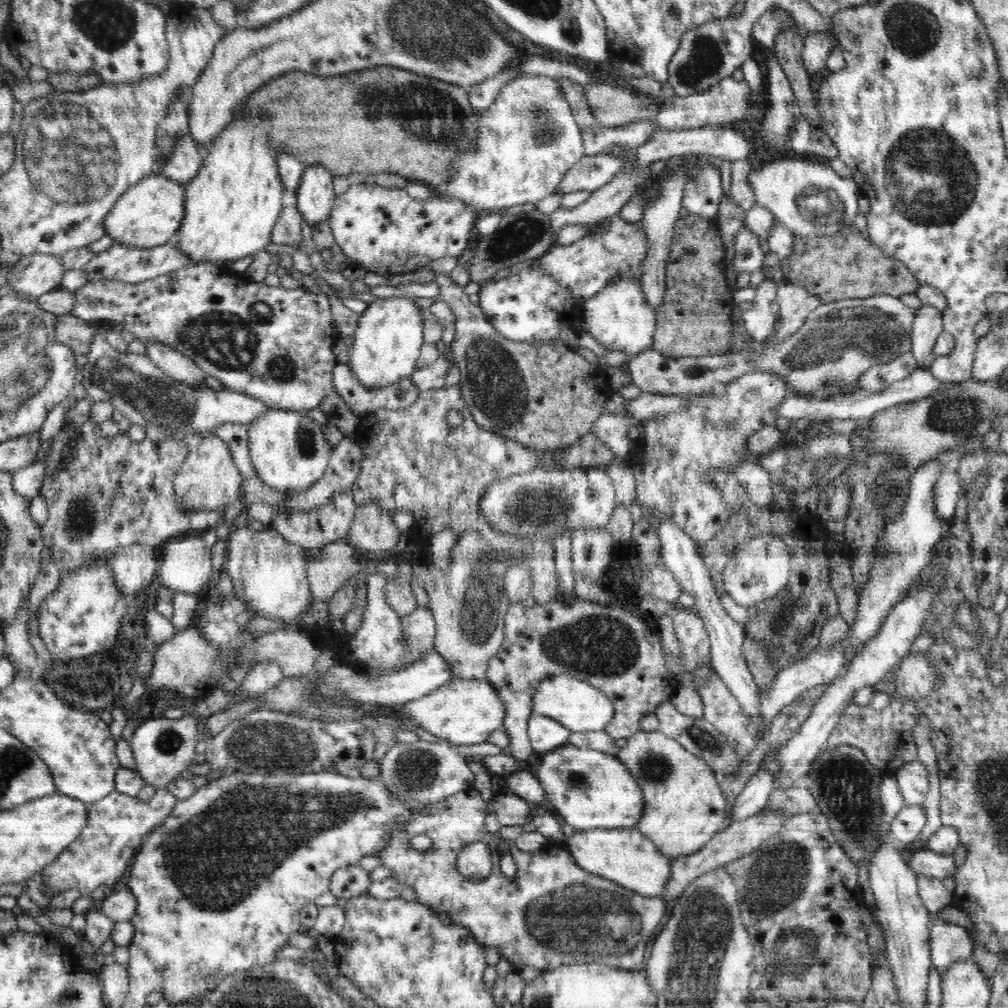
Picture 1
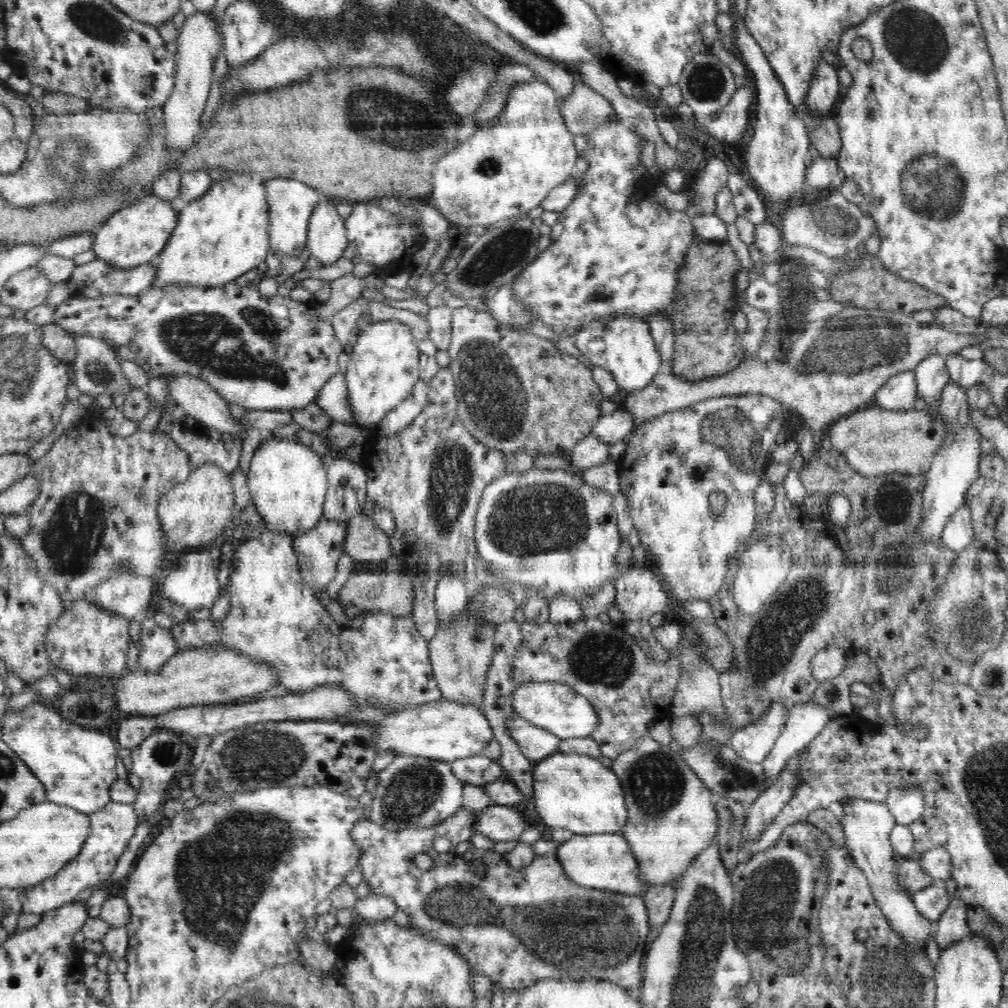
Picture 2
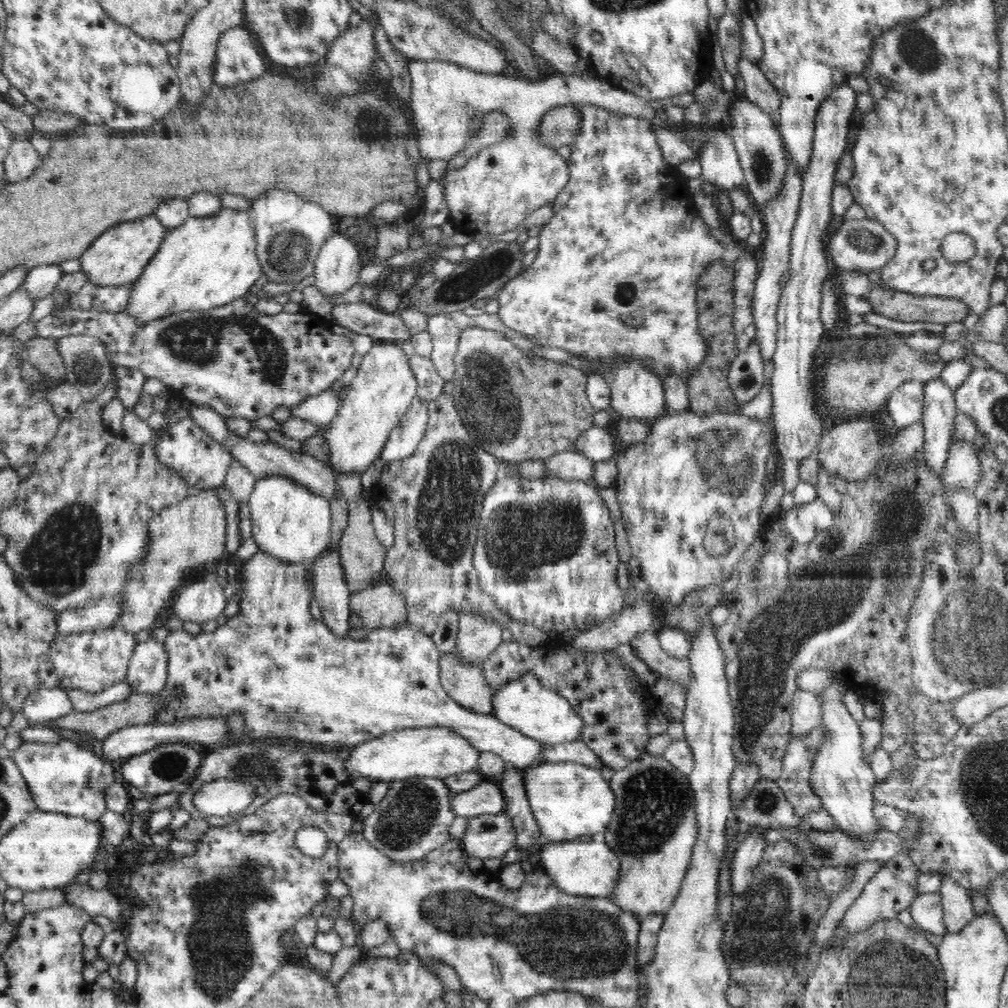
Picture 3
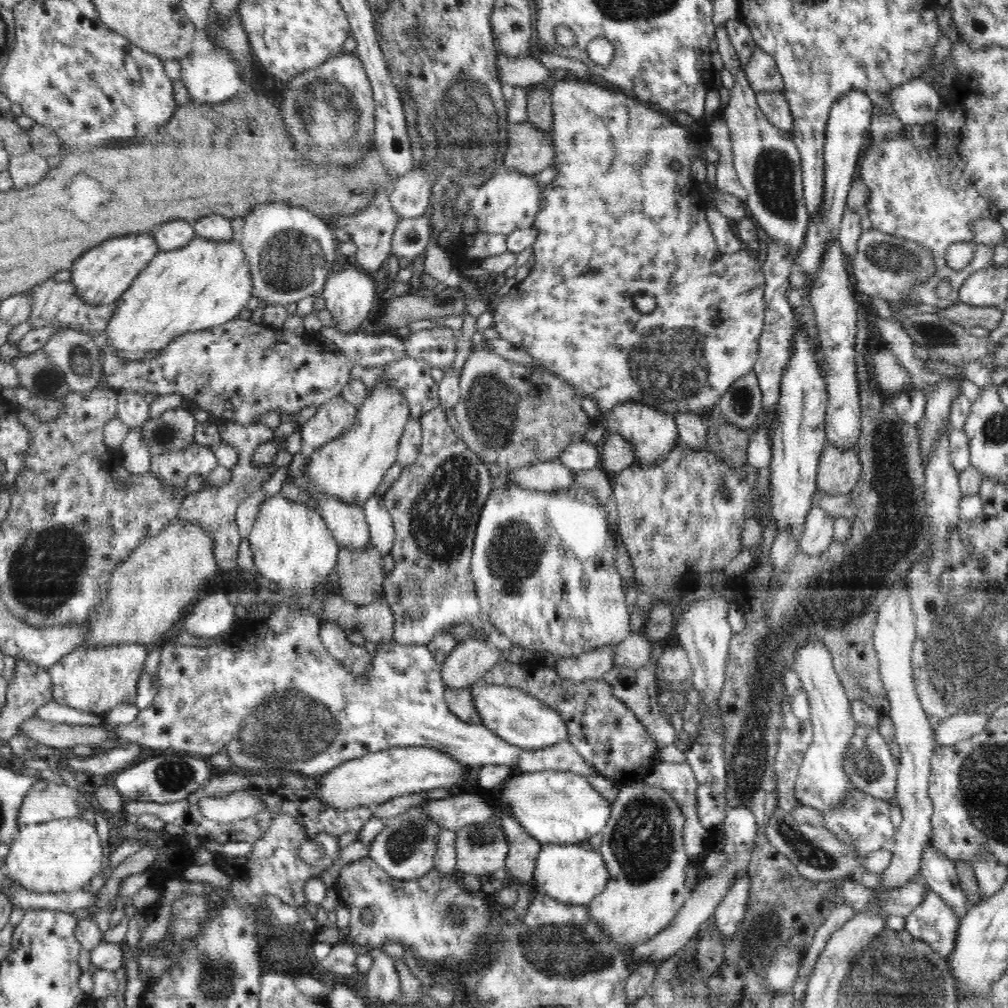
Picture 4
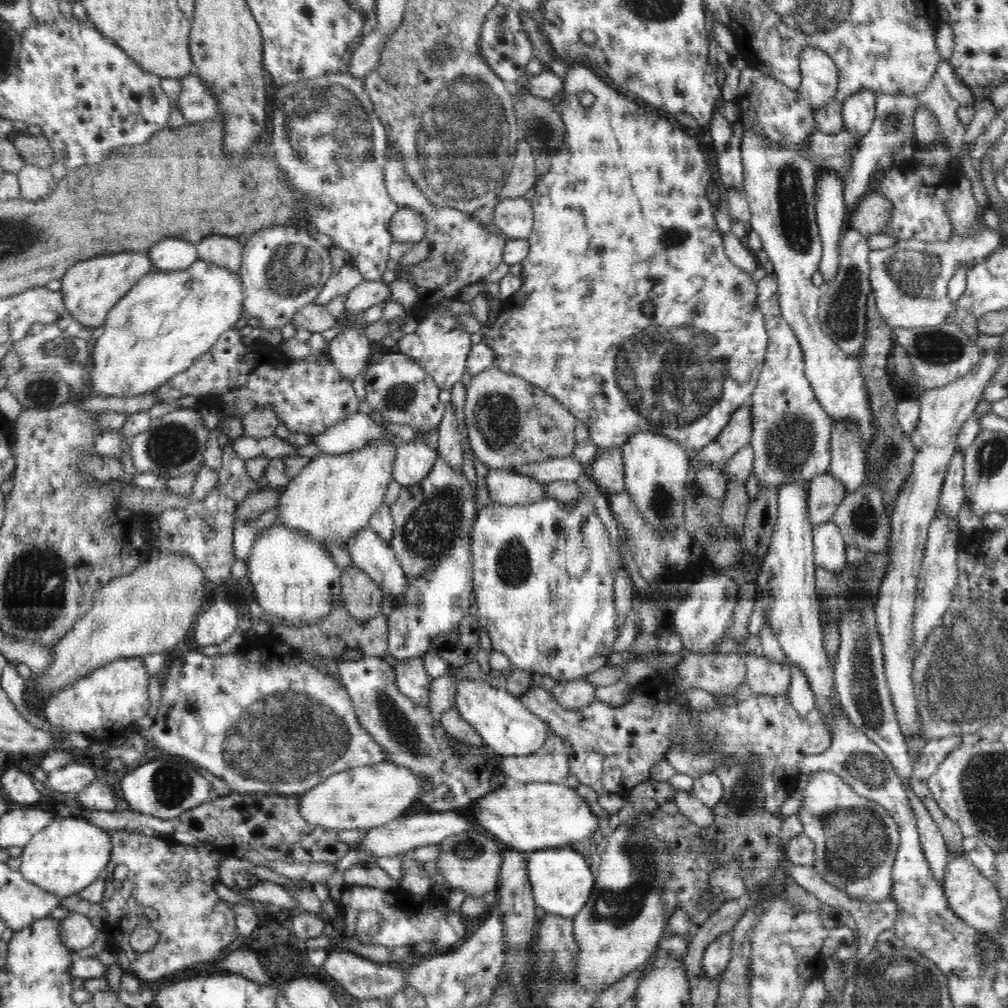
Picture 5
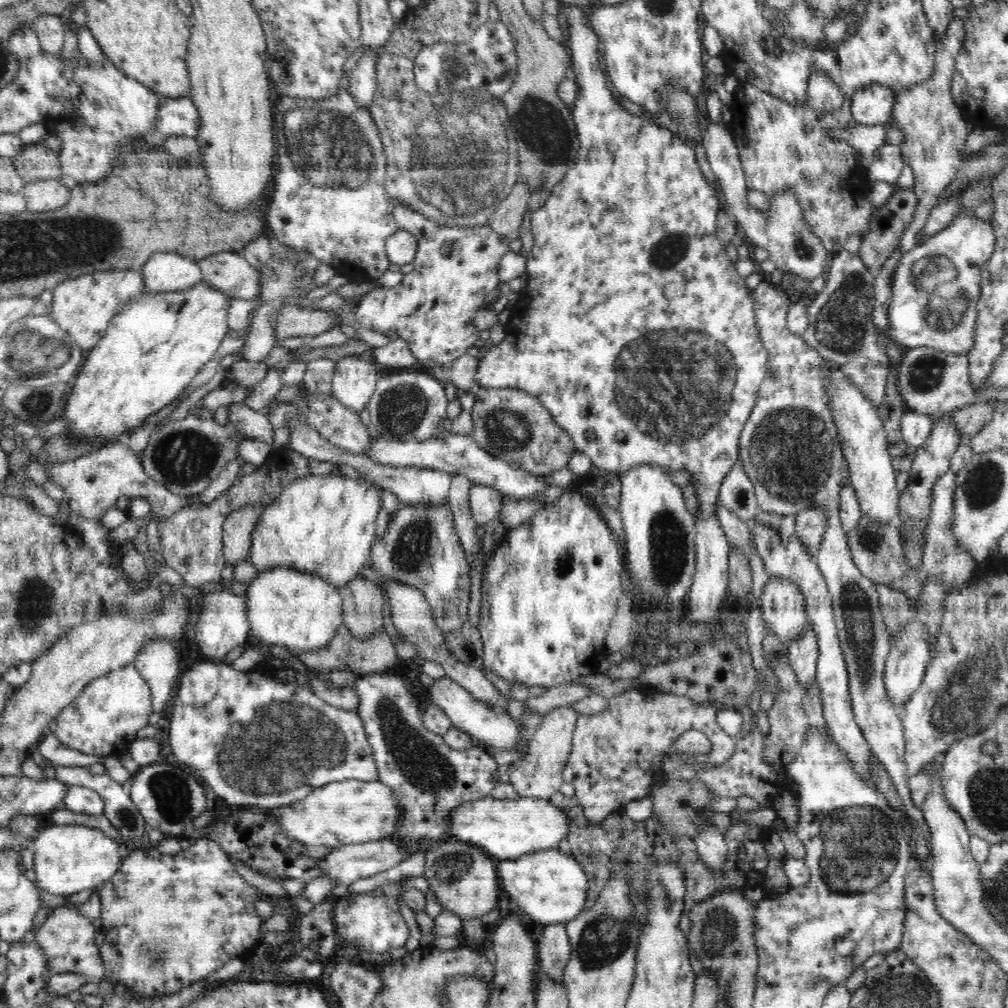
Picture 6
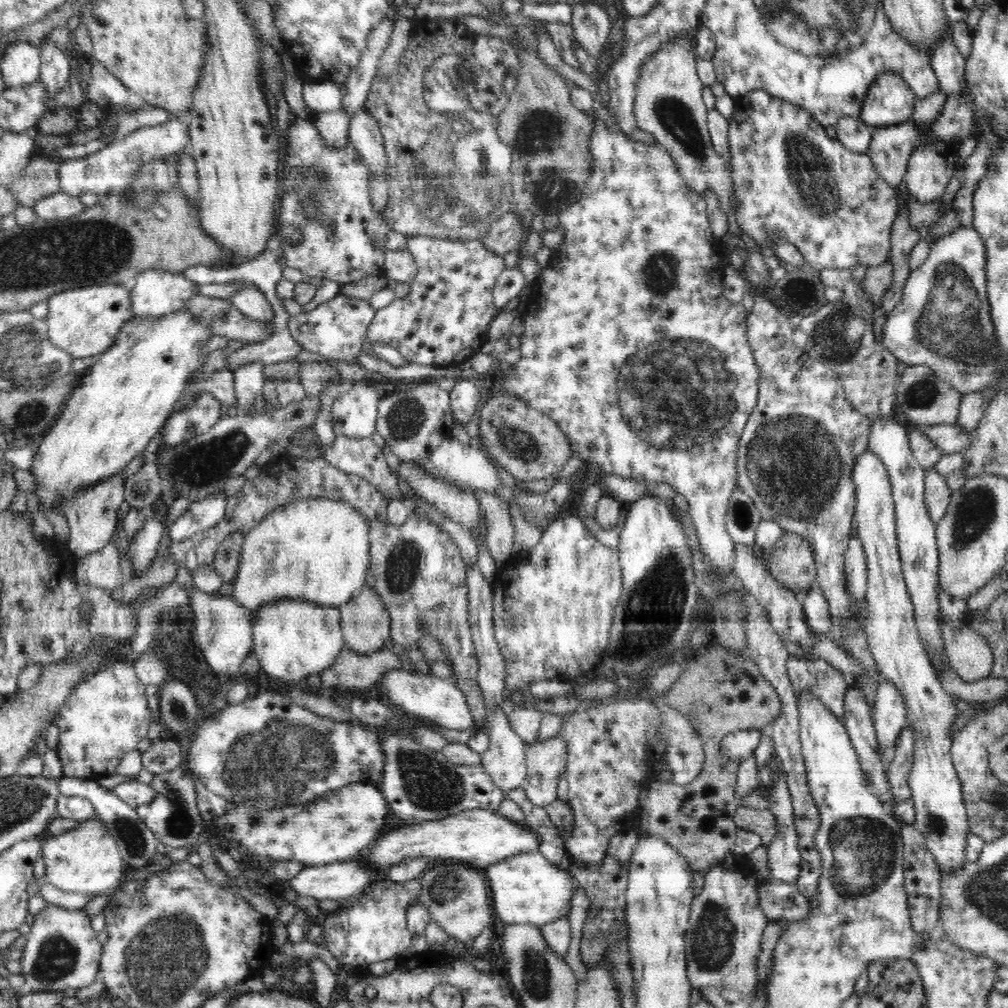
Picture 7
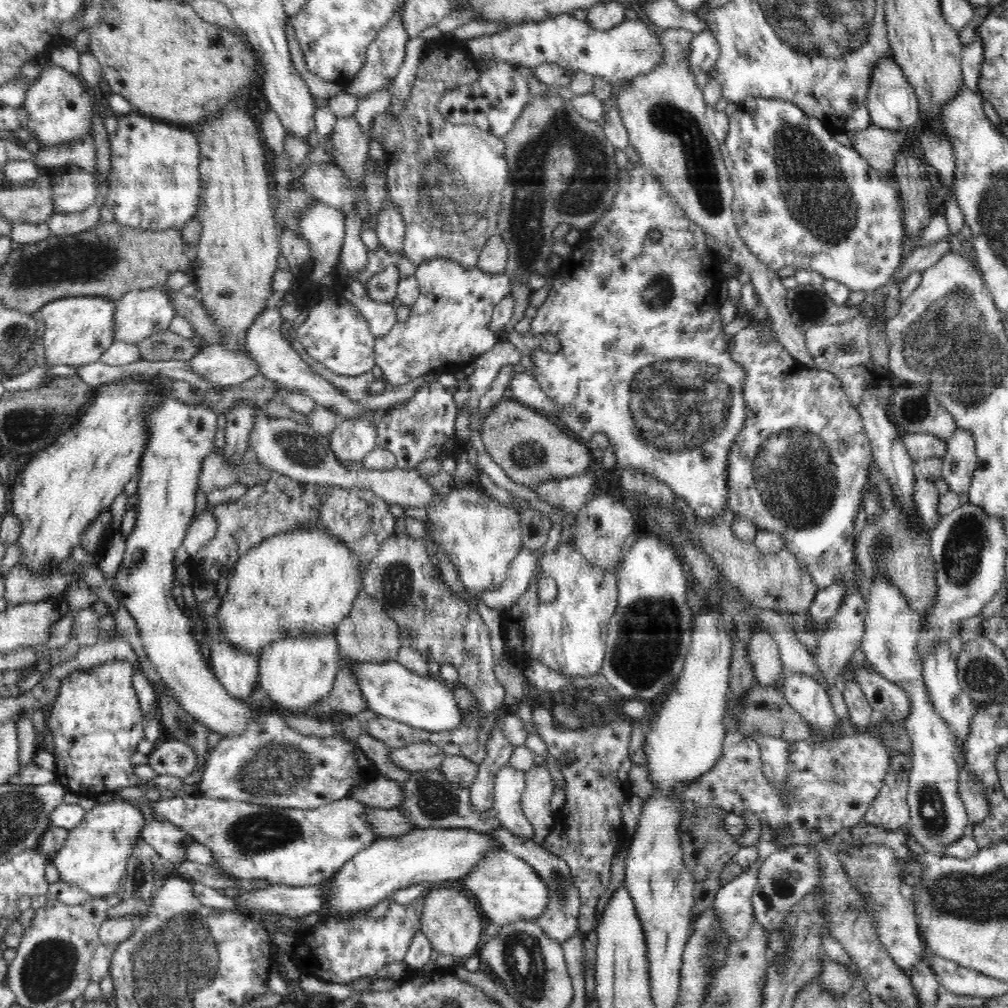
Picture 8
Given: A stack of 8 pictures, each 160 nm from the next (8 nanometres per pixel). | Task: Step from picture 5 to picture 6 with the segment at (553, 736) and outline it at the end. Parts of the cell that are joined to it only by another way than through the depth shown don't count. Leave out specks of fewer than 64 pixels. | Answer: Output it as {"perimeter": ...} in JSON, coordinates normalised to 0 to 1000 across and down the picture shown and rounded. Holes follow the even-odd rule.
{"perimeter":[[[560,699],[542,707],[535,721],[524,734],[523,747],[505,759],[506,778],[515,790],[546,793],[559,778],[559,765],[567,744],[566,732],[576,708],[569,699]]]}

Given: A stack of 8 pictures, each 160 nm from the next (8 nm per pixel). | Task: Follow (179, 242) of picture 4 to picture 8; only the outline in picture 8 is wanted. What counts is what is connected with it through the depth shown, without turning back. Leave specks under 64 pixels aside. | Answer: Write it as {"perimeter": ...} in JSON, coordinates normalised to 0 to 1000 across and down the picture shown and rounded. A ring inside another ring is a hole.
{"perimeter":[[[153,285],[125,291],[115,300],[113,313],[114,336],[136,342],[151,331],[167,327],[169,319],[176,313],[176,310],[170,294],[159,285]]]}

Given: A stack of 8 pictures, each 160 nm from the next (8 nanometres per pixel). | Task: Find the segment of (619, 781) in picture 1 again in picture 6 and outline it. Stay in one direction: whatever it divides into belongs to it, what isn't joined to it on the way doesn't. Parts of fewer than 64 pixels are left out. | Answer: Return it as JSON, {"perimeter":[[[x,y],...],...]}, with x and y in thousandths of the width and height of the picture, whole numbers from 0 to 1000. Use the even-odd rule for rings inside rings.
{"perimeter":[[[516,790],[510,794],[476,792],[452,802],[444,815],[444,833],[454,833],[476,841],[492,854],[511,852],[551,841],[563,827],[564,811],[544,794]]]}

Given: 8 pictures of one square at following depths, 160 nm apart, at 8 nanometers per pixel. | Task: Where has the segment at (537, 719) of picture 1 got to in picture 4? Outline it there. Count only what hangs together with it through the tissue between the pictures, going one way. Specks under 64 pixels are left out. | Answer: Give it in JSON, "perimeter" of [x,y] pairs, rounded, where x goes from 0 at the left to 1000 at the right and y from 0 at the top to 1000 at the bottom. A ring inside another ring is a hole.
{"perimeter":[[[277,598],[265,614],[259,615],[254,620],[248,622],[247,627],[242,634],[242,639],[238,640],[236,631],[224,630],[223,633],[215,638],[207,641],[188,641],[181,640],[176,637],[162,638],[160,643],[160,652],[158,657],[159,683],[157,688],[153,692],[152,697],[148,701],[138,705],[137,710],[127,718],[109,721],[105,720],[107,725],[113,727],[113,732],[133,735],[141,739],[143,742],[151,742],[153,744],[163,744],[171,742],[175,745],[183,745],[190,750],[196,750],[207,753],[210,748],[222,745],[227,749],[230,762],[236,766],[246,767],[266,767],[266,766],[296,766],[305,772],[320,772],[320,770],[337,760],[343,755],[361,750],[366,746],[375,746],[389,741],[431,741],[444,749],[448,749],[450,753],[458,756],[466,762],[473,762],[475,759],[512,759],[516,748],[520,744],[510,740],[492,729],[488,724],[484,723],[480,718],[462,717],[462,715],[450,709],[441,695],[442,682],[438,676],[438,659],[431,654],[431,650],[427,648],[424,640],[399,640],[395,636],[378,637],[374,639],[374,644],[370,648],[369,661],[364,665],[362,672],[353,672],[351,668],[347,668],[343,660],[333,655],[325,644],[320,640],[316,628],[317,615],[310,604],[297,604],[296,601]]]}

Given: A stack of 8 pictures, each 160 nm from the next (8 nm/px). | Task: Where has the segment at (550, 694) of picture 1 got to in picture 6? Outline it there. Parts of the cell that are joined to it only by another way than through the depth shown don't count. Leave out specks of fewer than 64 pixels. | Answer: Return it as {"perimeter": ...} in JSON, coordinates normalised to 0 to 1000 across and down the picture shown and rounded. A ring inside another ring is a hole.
{"perimeter":[[[440,671],[431,676],[428,682],[423,683],[426,694],[431,695],[435,701],[438,702],[438,705],[446,711],[448,718],[471,732],[473,737],[485,743],[492,742],[495,745],[508,744],[516,738],[516,720],[512,718],[504,705],[498,707],[498,705],[494,705],[494,701],[486,701],[486,699],[472,694],[446,672]]]}

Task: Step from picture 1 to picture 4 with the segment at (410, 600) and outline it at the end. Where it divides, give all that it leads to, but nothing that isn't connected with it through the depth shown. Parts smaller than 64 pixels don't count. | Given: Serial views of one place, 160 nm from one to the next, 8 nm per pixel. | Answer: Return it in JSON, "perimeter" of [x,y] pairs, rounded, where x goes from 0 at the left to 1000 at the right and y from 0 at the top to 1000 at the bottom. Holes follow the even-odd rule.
{"perimeter":[[[324,590],[320,599],[318,616],[331,616],[344,627],[355,624],[363,636],[373,639],[391,633],[391,608],[381,591],[375,592],[363,601],[355,601],[342,596],[336,590]]]}

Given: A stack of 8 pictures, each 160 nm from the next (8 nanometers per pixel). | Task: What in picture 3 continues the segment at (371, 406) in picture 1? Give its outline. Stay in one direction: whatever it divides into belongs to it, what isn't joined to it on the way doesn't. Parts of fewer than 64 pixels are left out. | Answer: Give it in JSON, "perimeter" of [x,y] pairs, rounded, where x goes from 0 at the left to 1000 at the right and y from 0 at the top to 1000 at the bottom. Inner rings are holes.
{"perimeter":[[[323,386],[303,398],[288,404],[290,414],[308,418],[322,425],[330,421],[337,405],[337,394],[330,386]]]}

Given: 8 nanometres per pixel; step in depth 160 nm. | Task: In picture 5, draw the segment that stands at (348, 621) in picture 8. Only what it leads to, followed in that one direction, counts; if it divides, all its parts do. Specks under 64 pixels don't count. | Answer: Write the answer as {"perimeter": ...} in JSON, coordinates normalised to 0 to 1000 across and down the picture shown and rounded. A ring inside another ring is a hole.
{"perimeter":[[[349,560],[338,566],[338,599],[351,614],[362,616],[379,607],[380,585],[361,565]]]}

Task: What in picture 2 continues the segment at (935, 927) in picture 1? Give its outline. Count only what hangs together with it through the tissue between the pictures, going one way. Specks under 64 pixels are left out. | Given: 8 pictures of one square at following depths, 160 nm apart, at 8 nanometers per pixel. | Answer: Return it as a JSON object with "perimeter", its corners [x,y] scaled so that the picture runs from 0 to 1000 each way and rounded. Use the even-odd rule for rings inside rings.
{"perimeter":[[[948,885],[943,891],[938,907],[929,915],[927,933],[935,942],[946,935],[950,935],[954,929],[962,925],[959,918],[959,907],[962,899],[956,897],[956,893]]]}

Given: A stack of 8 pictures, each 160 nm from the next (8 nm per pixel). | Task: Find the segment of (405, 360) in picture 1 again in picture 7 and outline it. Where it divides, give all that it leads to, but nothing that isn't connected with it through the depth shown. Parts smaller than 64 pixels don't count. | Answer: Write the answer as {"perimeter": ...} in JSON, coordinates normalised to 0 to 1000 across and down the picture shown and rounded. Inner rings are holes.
{"perimeter":[[[321,493],[288,497],[263,512],[243,532],[229,593],[244,602],[249,613],[254,604],[259,604],[262,598],[272,594],[306,595],[312,599],[336,603],[362,580],[369,537],[361,511],[343,497]]]}

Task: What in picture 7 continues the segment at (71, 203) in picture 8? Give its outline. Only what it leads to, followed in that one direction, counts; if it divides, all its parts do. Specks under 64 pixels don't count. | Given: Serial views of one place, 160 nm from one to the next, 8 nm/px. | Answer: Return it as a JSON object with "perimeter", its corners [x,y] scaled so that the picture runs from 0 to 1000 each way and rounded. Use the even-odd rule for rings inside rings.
{"perimeter":[[[169,114],[166,120],[154,125],[137,127],[121,139],[109,142],[92,153],[82,157],[62,159],[58,170],[60,189],[78,196],[79,192],[85,189],[101,194],[125,188],[129,181],[135,177],[137,167],[149,161],[151,157],[163,157],[173,151],[186,150],[188,143],[187,131],[187,126],[179,120],[179,117]]]}

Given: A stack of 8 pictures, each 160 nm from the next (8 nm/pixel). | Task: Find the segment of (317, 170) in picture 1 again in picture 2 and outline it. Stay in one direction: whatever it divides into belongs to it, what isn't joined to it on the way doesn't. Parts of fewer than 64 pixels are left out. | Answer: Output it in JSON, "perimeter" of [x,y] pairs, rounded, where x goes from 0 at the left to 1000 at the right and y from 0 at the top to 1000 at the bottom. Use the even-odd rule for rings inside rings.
{"perimeter":[[[318,193],[307,216],[305,245],[317,264],[327,264],[339,256],[343,244],[342,219],[333,209],[331,198]]]}

